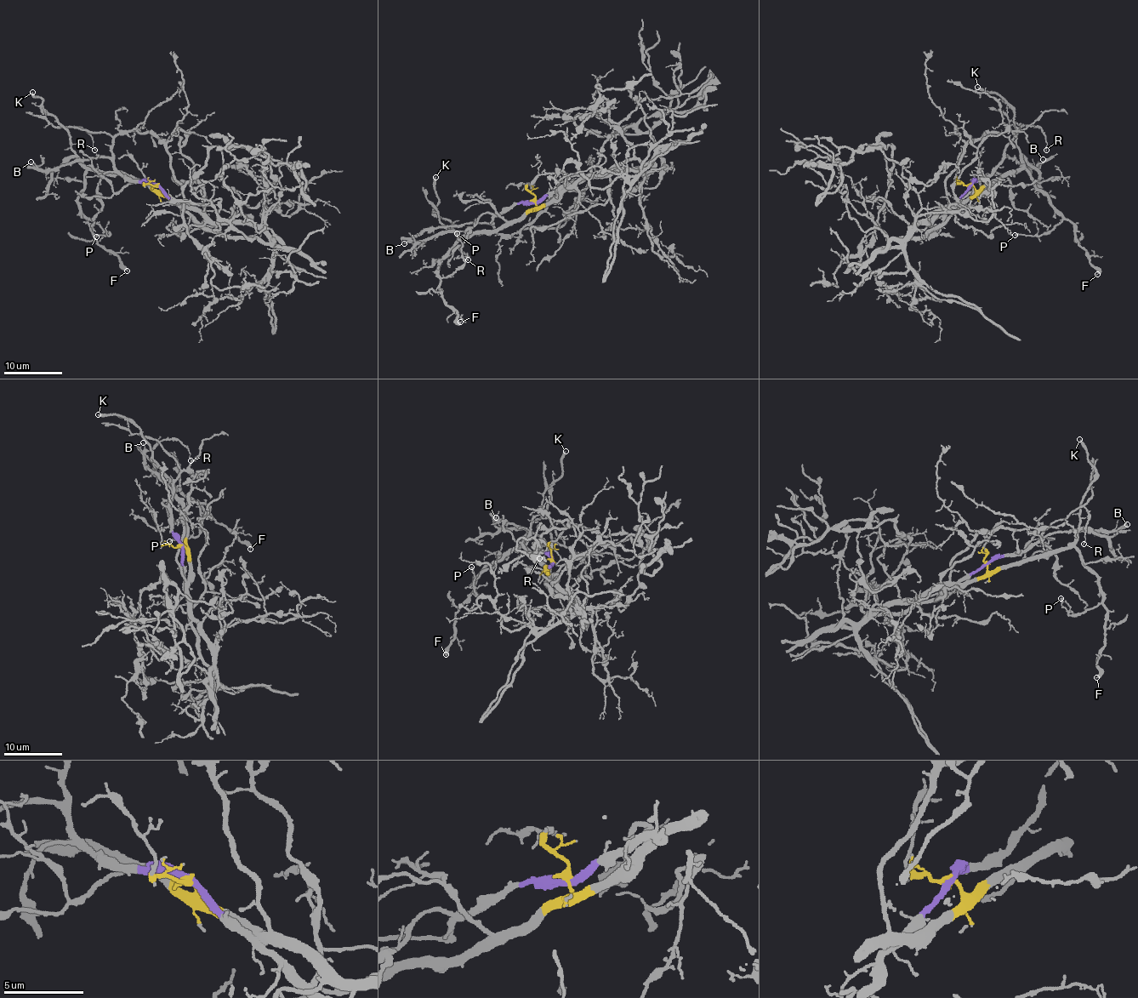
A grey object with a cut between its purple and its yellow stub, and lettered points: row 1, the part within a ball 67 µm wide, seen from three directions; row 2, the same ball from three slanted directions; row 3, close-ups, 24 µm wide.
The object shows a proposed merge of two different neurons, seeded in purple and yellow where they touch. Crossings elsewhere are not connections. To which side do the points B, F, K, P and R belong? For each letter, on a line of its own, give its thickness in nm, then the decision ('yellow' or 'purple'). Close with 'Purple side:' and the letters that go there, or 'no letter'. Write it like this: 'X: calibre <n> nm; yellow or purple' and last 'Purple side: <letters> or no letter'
B: calibre 90 nm; purple
F: calibre 360 nm; yellow
K: calibre 280 nm; yellow
P: calibre 150 nm; yellow
R: calibre 120 nm; purple
Purple side: B, R

